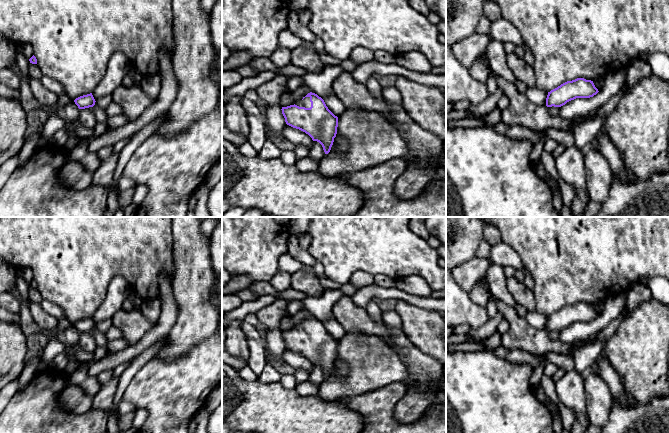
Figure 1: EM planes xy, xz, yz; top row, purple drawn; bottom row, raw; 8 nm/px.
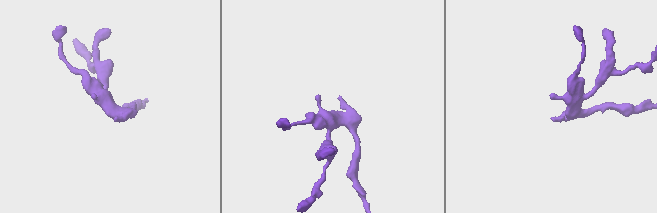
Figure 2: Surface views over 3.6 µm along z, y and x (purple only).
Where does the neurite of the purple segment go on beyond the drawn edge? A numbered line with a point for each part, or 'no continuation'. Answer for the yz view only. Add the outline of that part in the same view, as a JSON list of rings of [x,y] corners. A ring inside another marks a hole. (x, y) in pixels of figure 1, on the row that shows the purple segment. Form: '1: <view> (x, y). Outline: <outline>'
no continuation

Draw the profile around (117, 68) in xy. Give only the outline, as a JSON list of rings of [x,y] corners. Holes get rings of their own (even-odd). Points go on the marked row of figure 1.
[[[123,53],[112,55],[104,78],[92,92],[95,101],[100,97],[111,94],[122,84],[123,78],[128,74],[128,66],[128,58]]]

